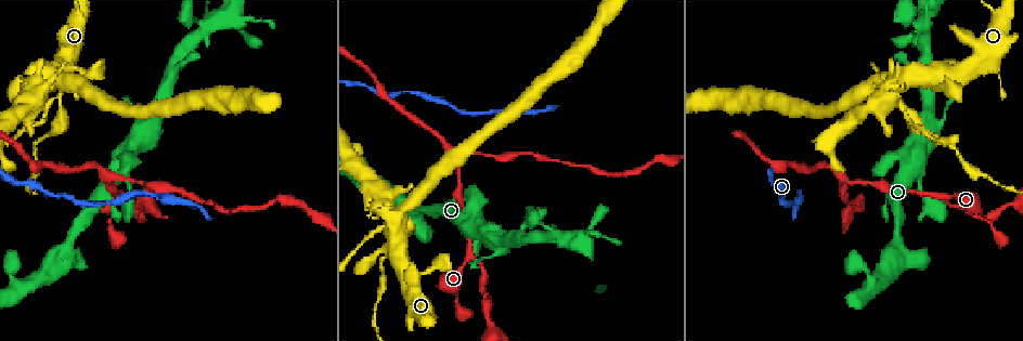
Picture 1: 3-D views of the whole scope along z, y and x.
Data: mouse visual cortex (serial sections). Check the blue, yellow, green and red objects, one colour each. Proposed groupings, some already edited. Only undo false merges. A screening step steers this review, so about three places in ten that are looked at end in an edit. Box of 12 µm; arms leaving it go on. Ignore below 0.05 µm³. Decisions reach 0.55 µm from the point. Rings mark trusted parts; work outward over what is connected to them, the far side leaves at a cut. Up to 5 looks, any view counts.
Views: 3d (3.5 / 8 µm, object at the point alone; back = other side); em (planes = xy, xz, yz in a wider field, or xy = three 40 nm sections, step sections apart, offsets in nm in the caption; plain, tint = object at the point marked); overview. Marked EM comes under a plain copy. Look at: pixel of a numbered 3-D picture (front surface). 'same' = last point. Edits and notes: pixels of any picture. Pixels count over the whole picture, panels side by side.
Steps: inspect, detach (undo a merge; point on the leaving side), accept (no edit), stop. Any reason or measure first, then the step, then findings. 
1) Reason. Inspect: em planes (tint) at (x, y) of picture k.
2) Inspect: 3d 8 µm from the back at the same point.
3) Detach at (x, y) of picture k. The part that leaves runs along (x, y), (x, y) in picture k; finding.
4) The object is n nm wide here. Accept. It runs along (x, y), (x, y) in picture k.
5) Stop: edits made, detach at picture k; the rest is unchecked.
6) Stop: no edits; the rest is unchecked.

Side arm on a straight run. Inspect: 3d 8 µm at (949, 202) of picture 1.

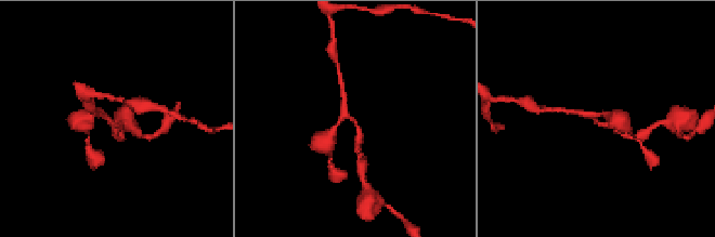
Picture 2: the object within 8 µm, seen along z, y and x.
Inspect: em planes (tint) at (597, 119) of picture 2.

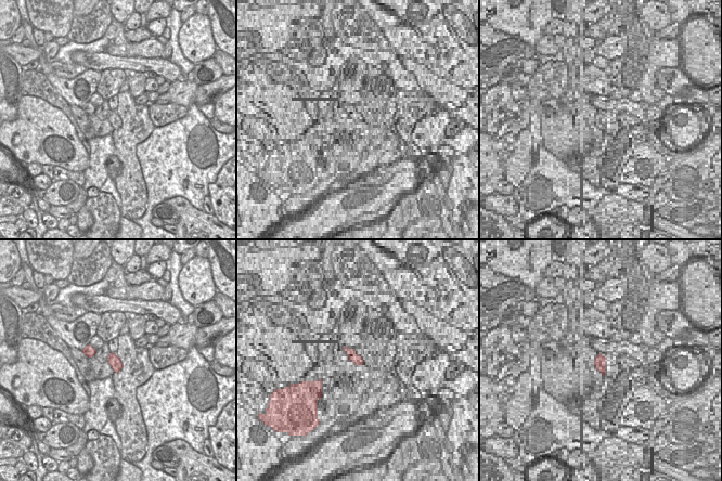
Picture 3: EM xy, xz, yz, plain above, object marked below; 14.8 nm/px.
3 arms meet here. Accept. It runs along (89, 116), (102, 114), (115, 132) in picture 2; one cell here.

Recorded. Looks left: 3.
Sharp bend. Inspect: 3d 3.5 µm from the back at (562, 238) of picture 1.

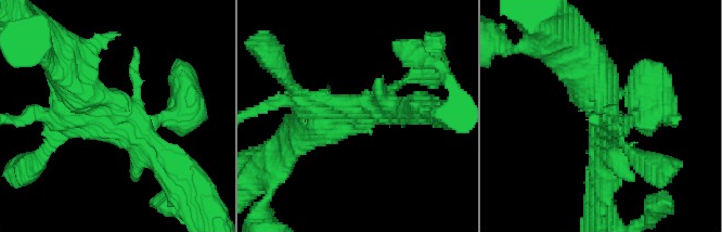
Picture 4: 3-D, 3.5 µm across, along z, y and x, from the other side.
Inspect: em xy step 1 (tint) at (360, 114) of picture 4.

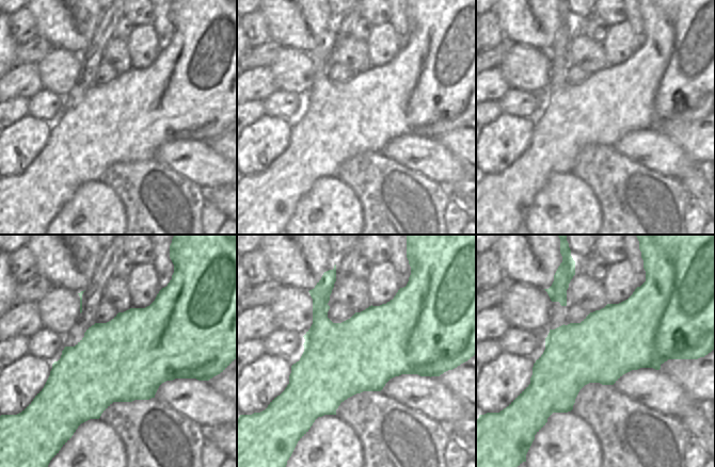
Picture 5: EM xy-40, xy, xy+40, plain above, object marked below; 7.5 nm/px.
Accept. It runs along (170, 160), (63, 71) in picture 4; continuous, no second cell.

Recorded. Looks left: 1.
Stop: no edits; the rest is unchecked.

